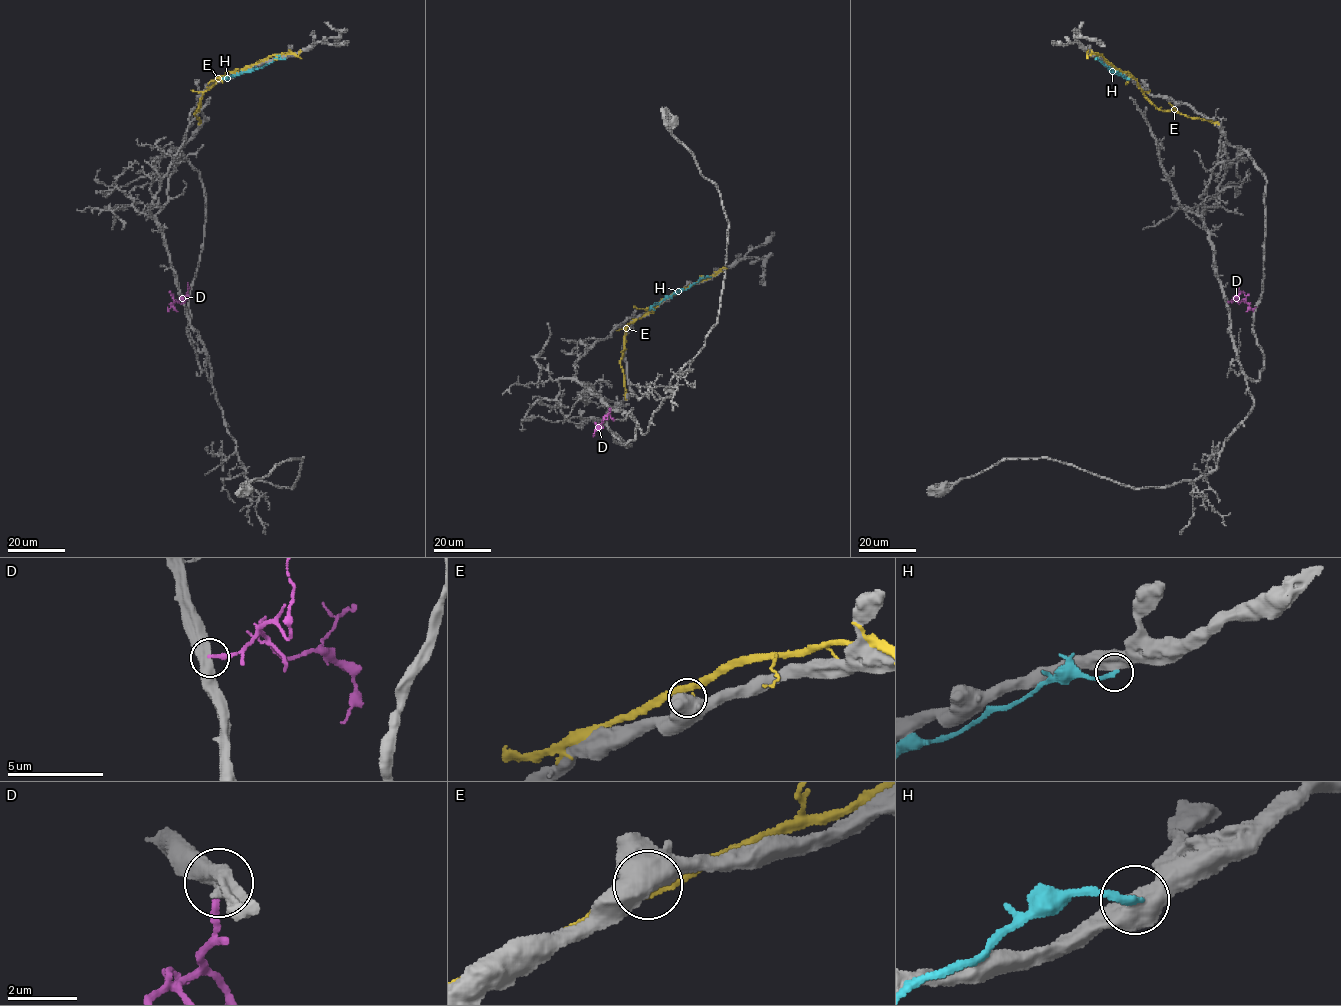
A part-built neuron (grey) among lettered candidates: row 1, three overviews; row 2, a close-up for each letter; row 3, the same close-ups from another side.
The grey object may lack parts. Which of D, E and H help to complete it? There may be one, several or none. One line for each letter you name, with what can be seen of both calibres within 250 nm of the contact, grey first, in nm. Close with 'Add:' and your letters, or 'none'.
Add: none

